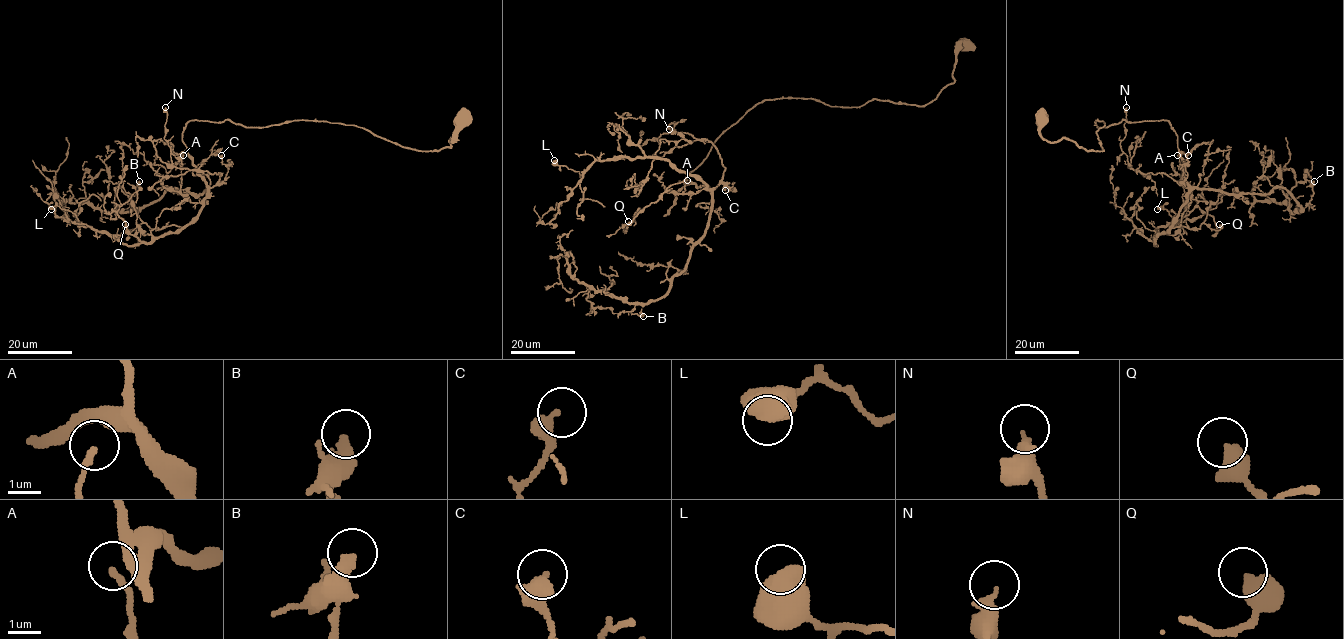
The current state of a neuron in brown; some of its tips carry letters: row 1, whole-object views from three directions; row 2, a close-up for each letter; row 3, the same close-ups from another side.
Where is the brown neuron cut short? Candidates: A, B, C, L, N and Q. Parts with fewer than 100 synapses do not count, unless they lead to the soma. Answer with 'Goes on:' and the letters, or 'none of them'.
Goes on: none of them

